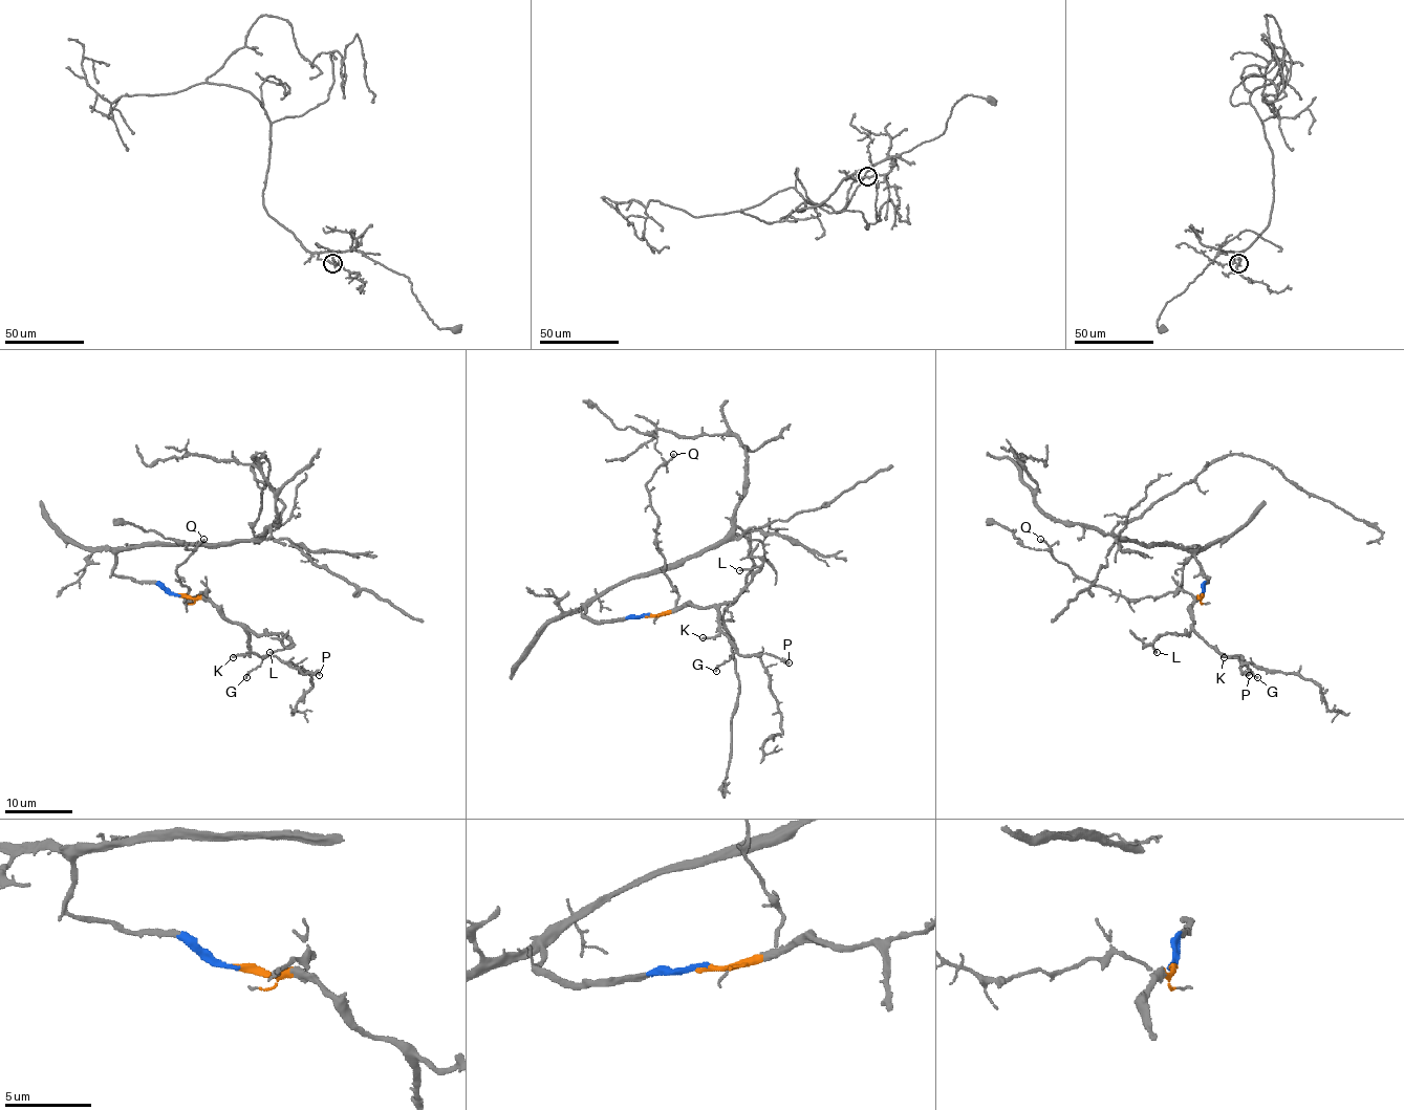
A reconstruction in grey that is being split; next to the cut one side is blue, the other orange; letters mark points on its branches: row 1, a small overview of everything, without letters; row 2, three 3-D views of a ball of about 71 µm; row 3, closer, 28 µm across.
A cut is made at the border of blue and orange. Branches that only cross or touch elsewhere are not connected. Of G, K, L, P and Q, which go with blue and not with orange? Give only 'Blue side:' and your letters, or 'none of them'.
Blue side: none of them

